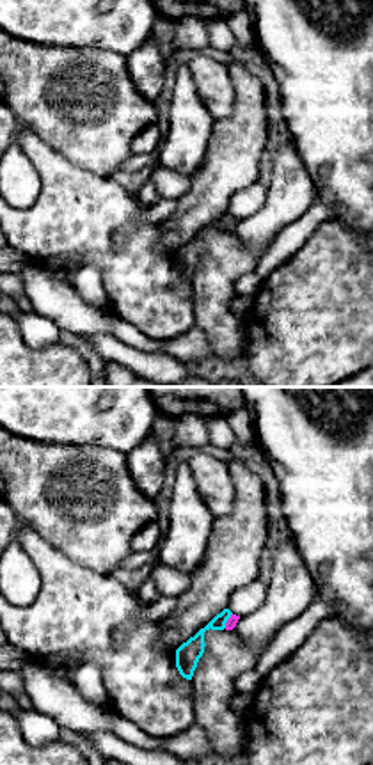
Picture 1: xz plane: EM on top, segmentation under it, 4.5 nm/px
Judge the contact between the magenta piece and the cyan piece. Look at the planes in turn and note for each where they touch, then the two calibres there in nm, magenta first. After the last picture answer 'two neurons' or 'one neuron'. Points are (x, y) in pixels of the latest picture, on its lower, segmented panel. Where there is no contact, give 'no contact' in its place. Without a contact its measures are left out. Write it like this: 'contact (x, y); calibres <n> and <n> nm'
contact (228, 620); calibres 50 and 110 nm

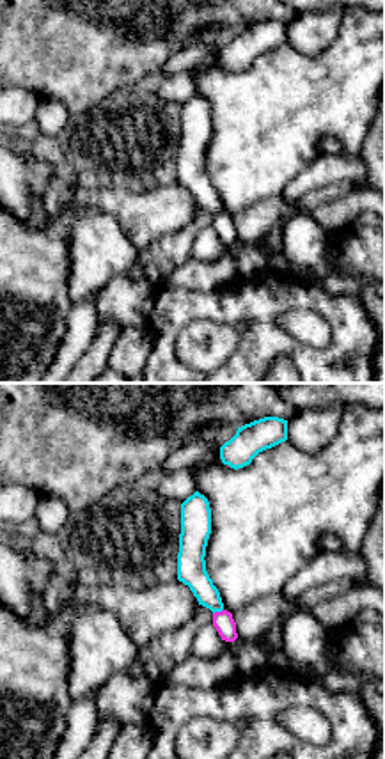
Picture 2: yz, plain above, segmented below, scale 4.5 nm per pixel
contact (217, 612); calibres 90 and 130 nm

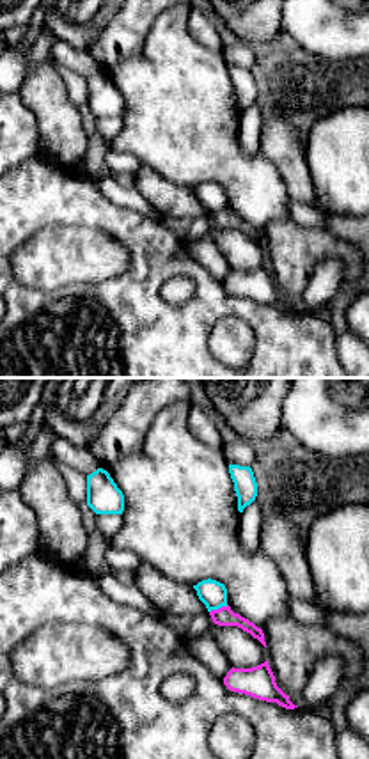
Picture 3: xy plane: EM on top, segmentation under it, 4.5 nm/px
contact (219, 609); calibres 90 and 120 nm

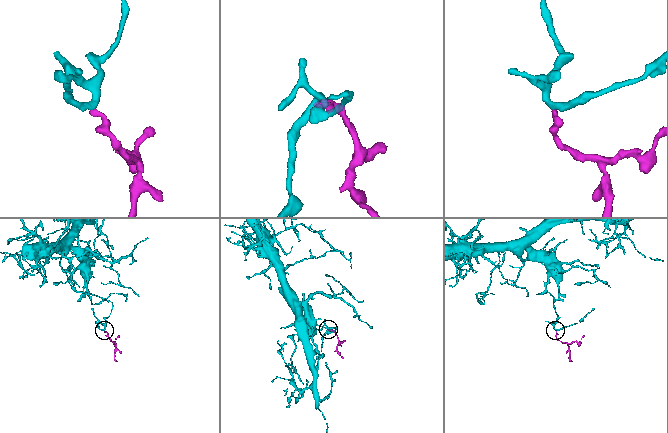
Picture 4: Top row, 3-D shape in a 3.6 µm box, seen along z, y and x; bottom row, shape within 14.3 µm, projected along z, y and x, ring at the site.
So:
two neurons

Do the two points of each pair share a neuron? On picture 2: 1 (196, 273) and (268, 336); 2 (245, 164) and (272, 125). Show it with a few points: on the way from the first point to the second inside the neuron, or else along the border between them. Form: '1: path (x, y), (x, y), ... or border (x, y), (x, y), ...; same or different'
1: border (236, 277), (210, 289), (169, 288); different
2: path (252, 155), (263, 133); same

